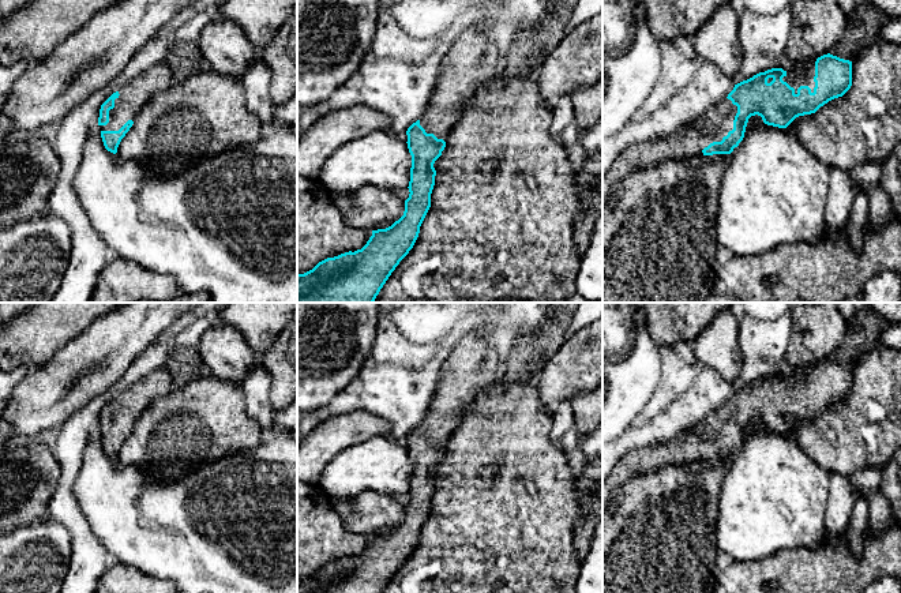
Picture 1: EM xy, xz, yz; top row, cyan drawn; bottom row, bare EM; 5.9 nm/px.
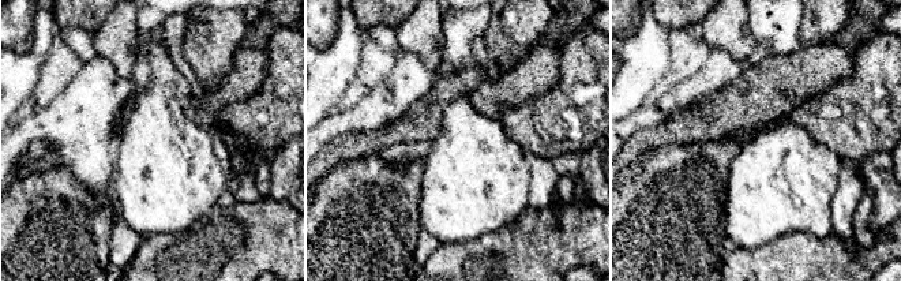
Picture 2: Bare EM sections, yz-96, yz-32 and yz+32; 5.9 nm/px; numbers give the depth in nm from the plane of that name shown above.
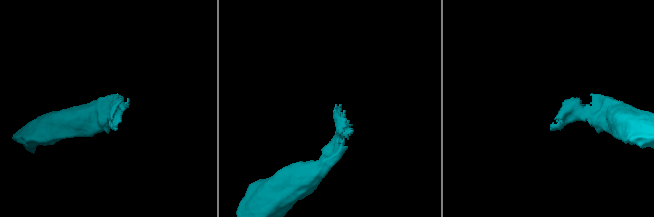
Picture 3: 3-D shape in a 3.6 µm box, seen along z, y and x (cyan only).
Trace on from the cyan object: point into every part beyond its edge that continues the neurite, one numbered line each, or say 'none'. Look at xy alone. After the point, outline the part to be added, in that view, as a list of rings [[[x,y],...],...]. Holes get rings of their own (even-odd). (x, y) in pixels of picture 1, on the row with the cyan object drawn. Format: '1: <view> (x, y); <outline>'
1: xy (138, 92); [[[165,61],[150,67],[120,89],[114,108],[109,110],[109,123],[100,125],[101,131],[119,131],[128,120],[135,120],[140,108],[150,98],[173,85],[172,71]]]

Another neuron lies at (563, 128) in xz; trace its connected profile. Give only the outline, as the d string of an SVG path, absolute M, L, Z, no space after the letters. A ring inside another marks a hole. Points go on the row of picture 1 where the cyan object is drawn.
M571 95L562 97L552 108L551 135L563 146L579 140L579 128L574 116Z

